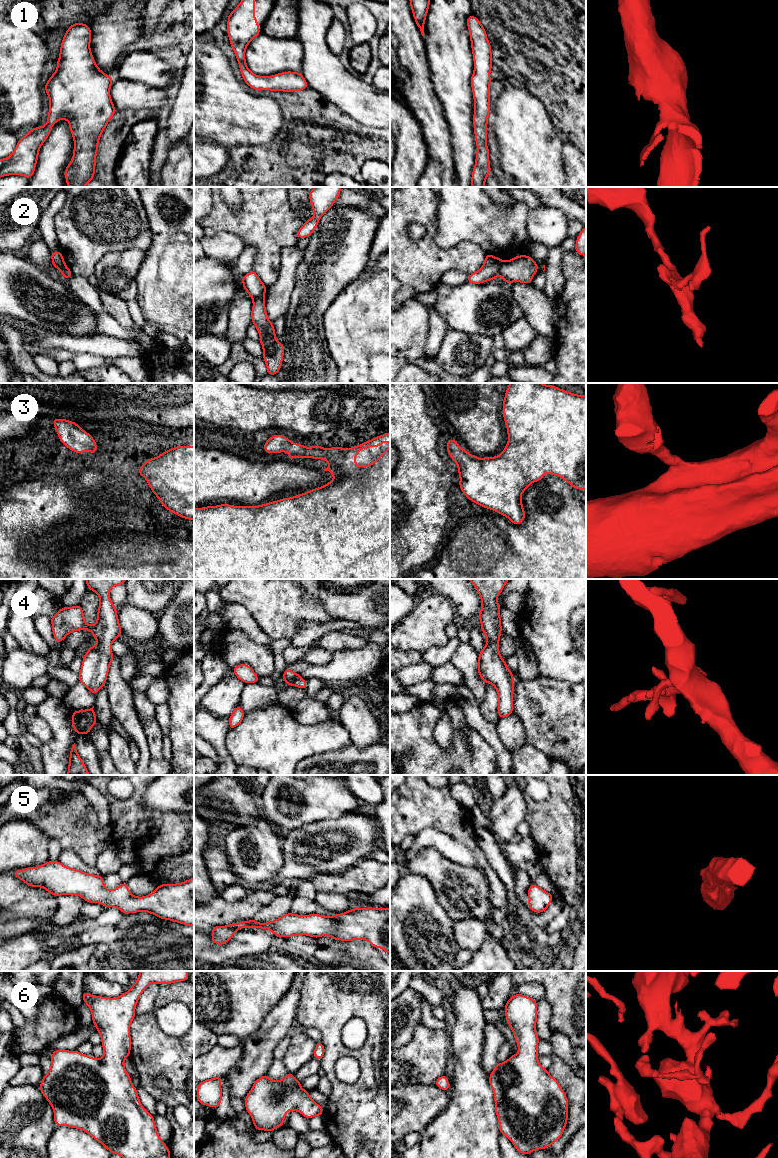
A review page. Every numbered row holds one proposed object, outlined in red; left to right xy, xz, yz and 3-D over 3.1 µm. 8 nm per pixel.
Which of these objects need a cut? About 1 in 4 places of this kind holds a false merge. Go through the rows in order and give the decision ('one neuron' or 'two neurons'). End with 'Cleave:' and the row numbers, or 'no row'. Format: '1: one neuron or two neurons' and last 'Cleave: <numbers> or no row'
1: one neuron
2: two neurons
3: one neuron
4: one neuron
5: one neuron
6: one neuron
Cleave: 2

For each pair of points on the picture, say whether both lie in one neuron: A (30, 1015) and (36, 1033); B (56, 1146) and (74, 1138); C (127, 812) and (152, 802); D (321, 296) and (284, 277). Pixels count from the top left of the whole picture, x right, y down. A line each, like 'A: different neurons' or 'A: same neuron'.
A: different neurons
B: same neuron
C: different neurons
D: different neurons

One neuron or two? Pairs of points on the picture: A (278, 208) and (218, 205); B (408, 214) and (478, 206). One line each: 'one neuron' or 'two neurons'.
A: one neuron
B: two neurons

